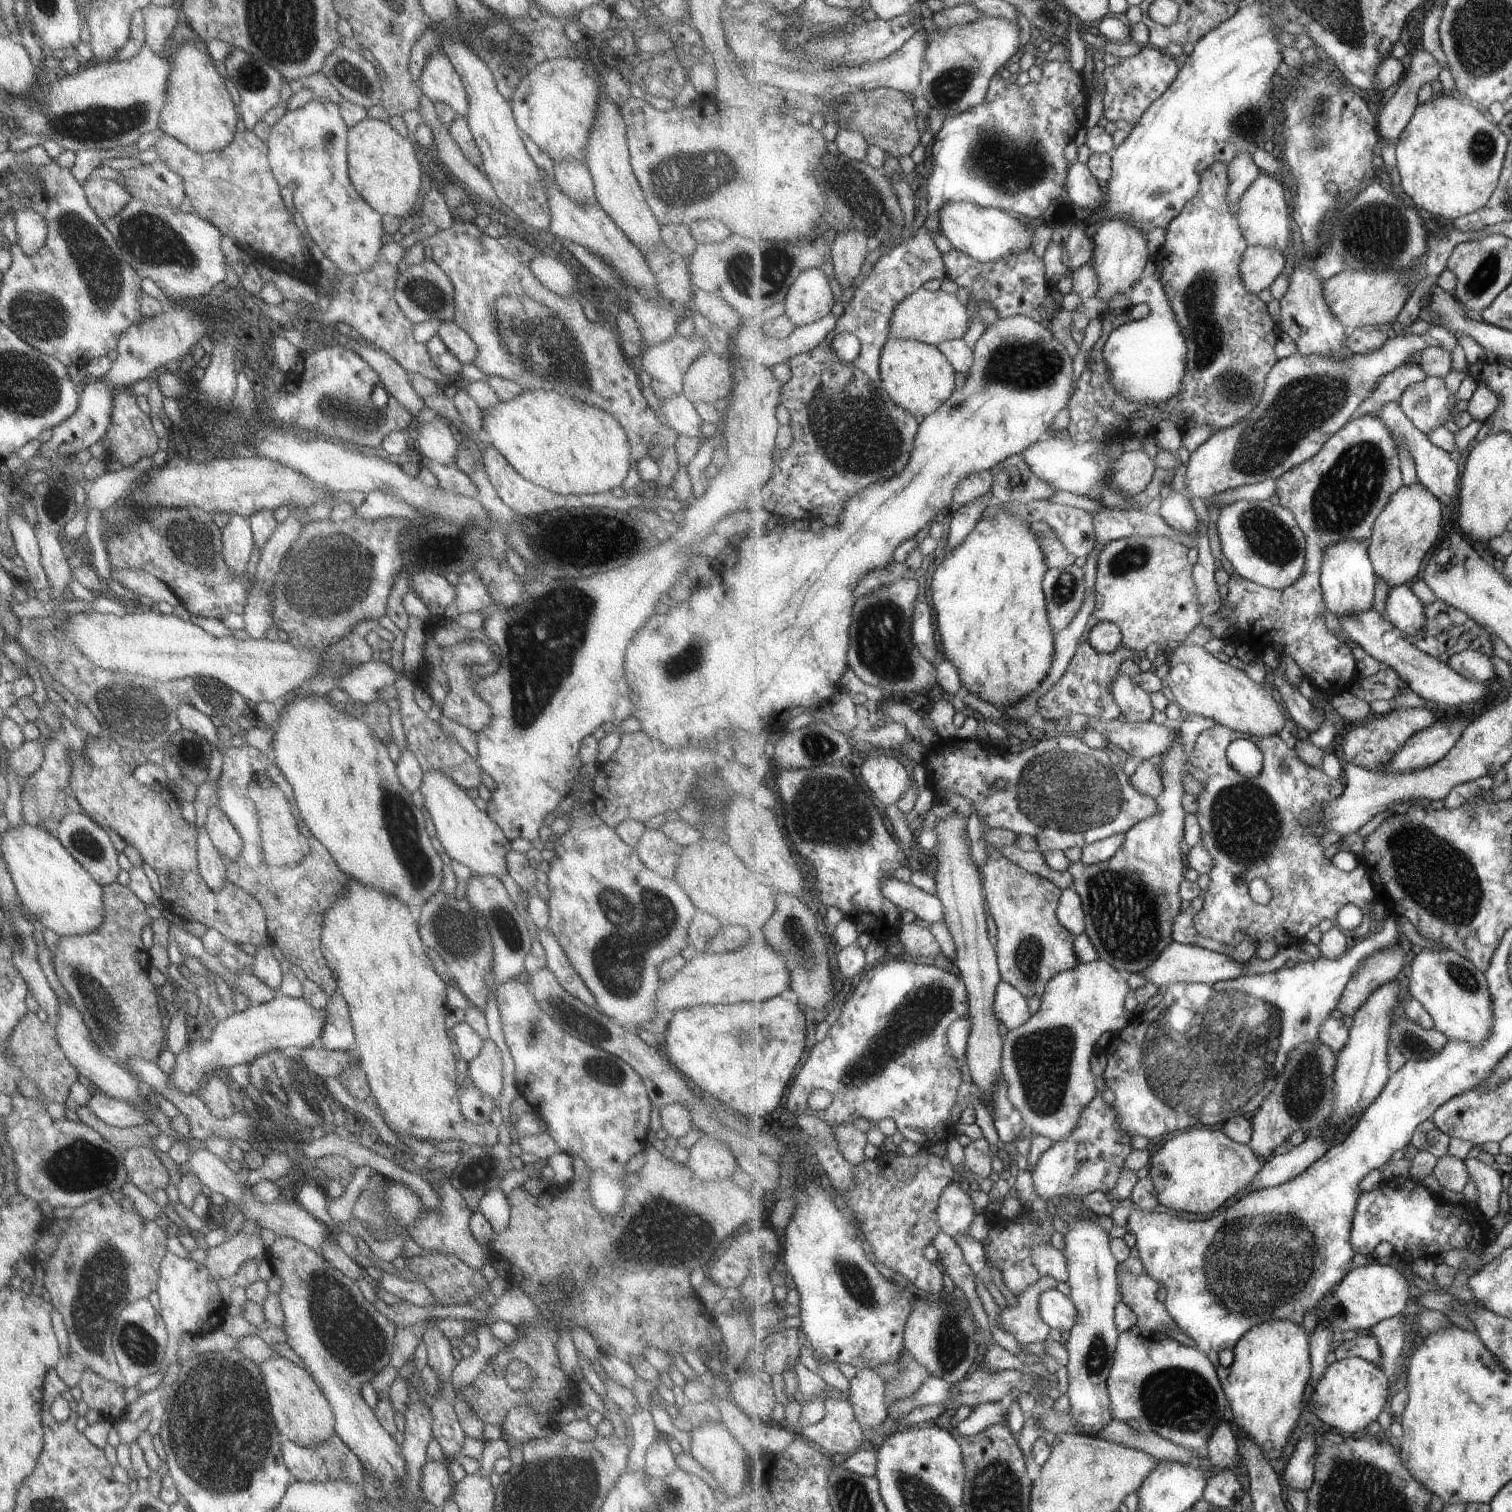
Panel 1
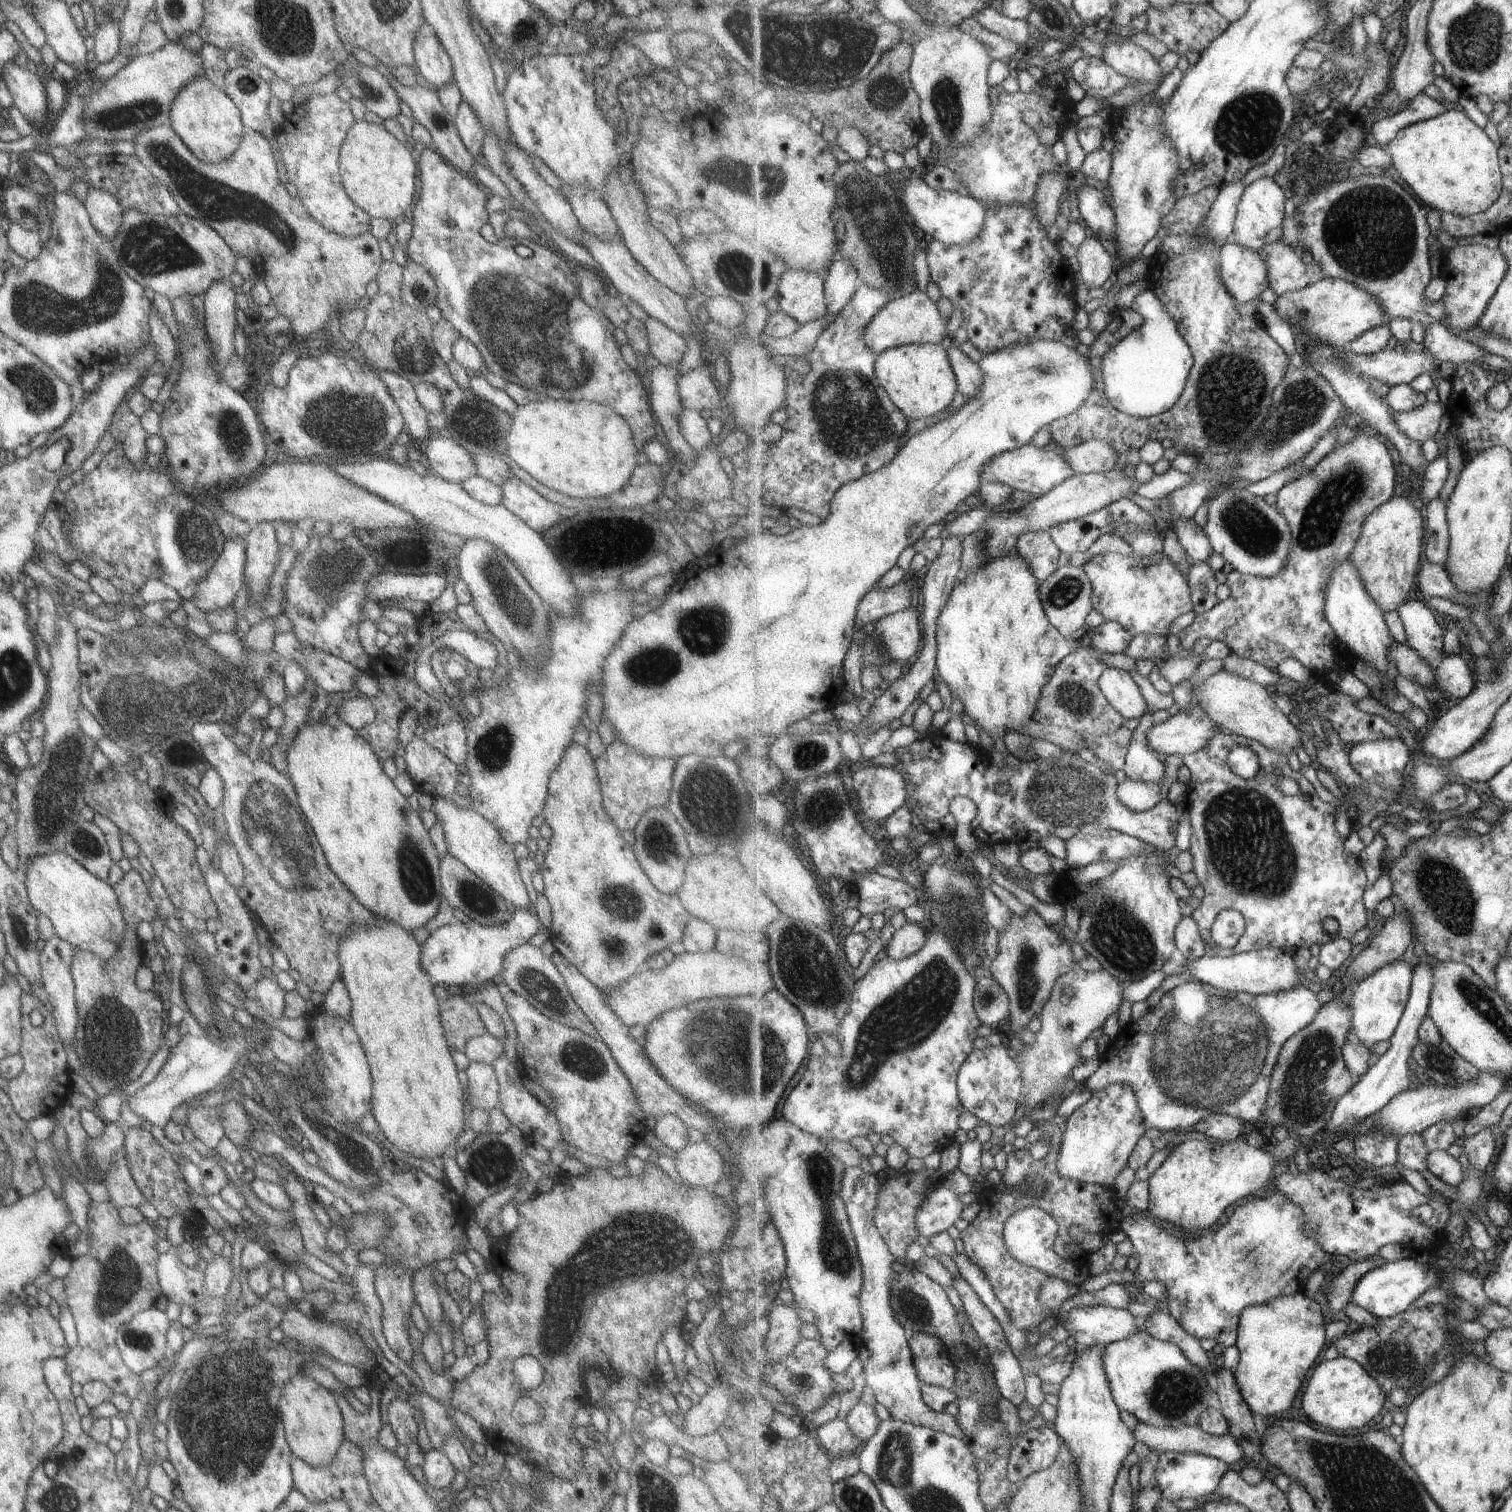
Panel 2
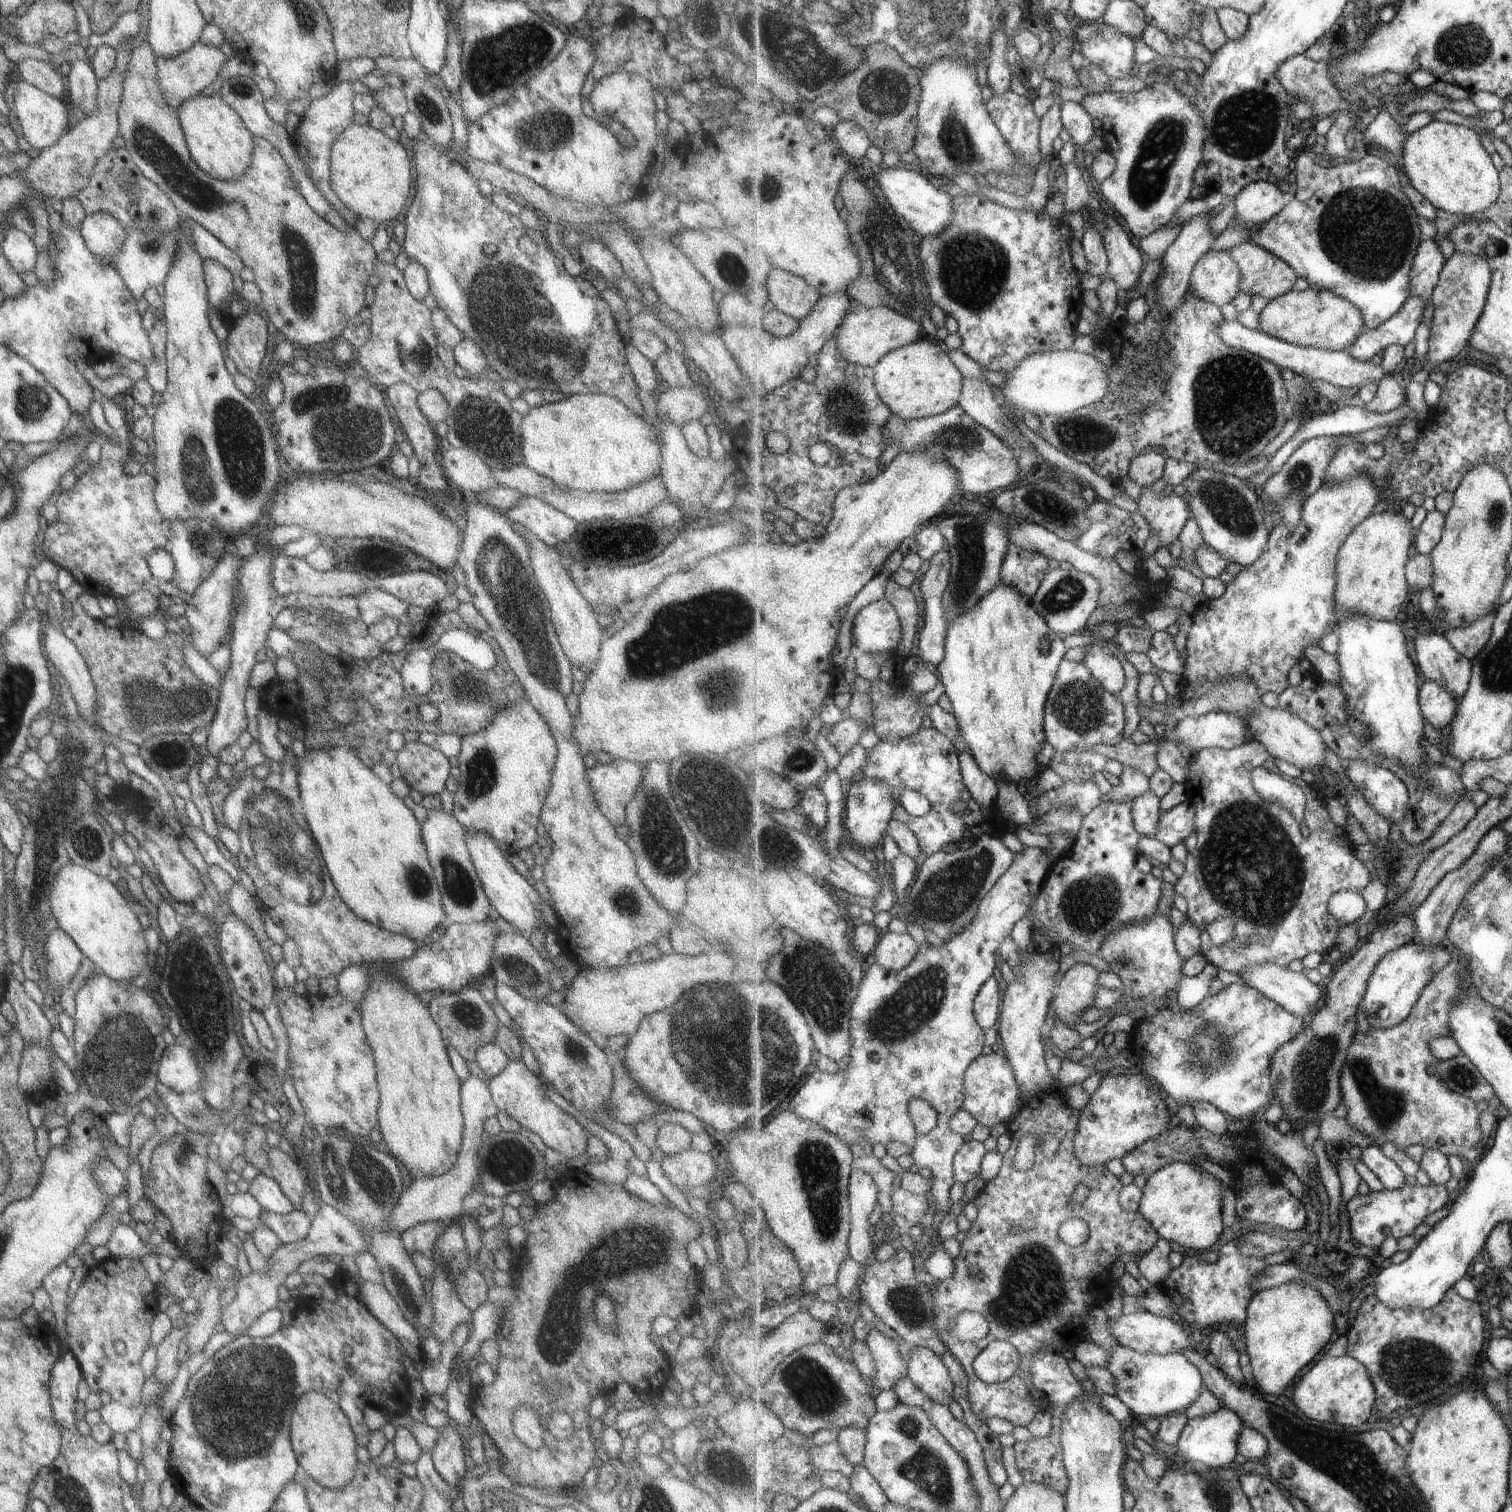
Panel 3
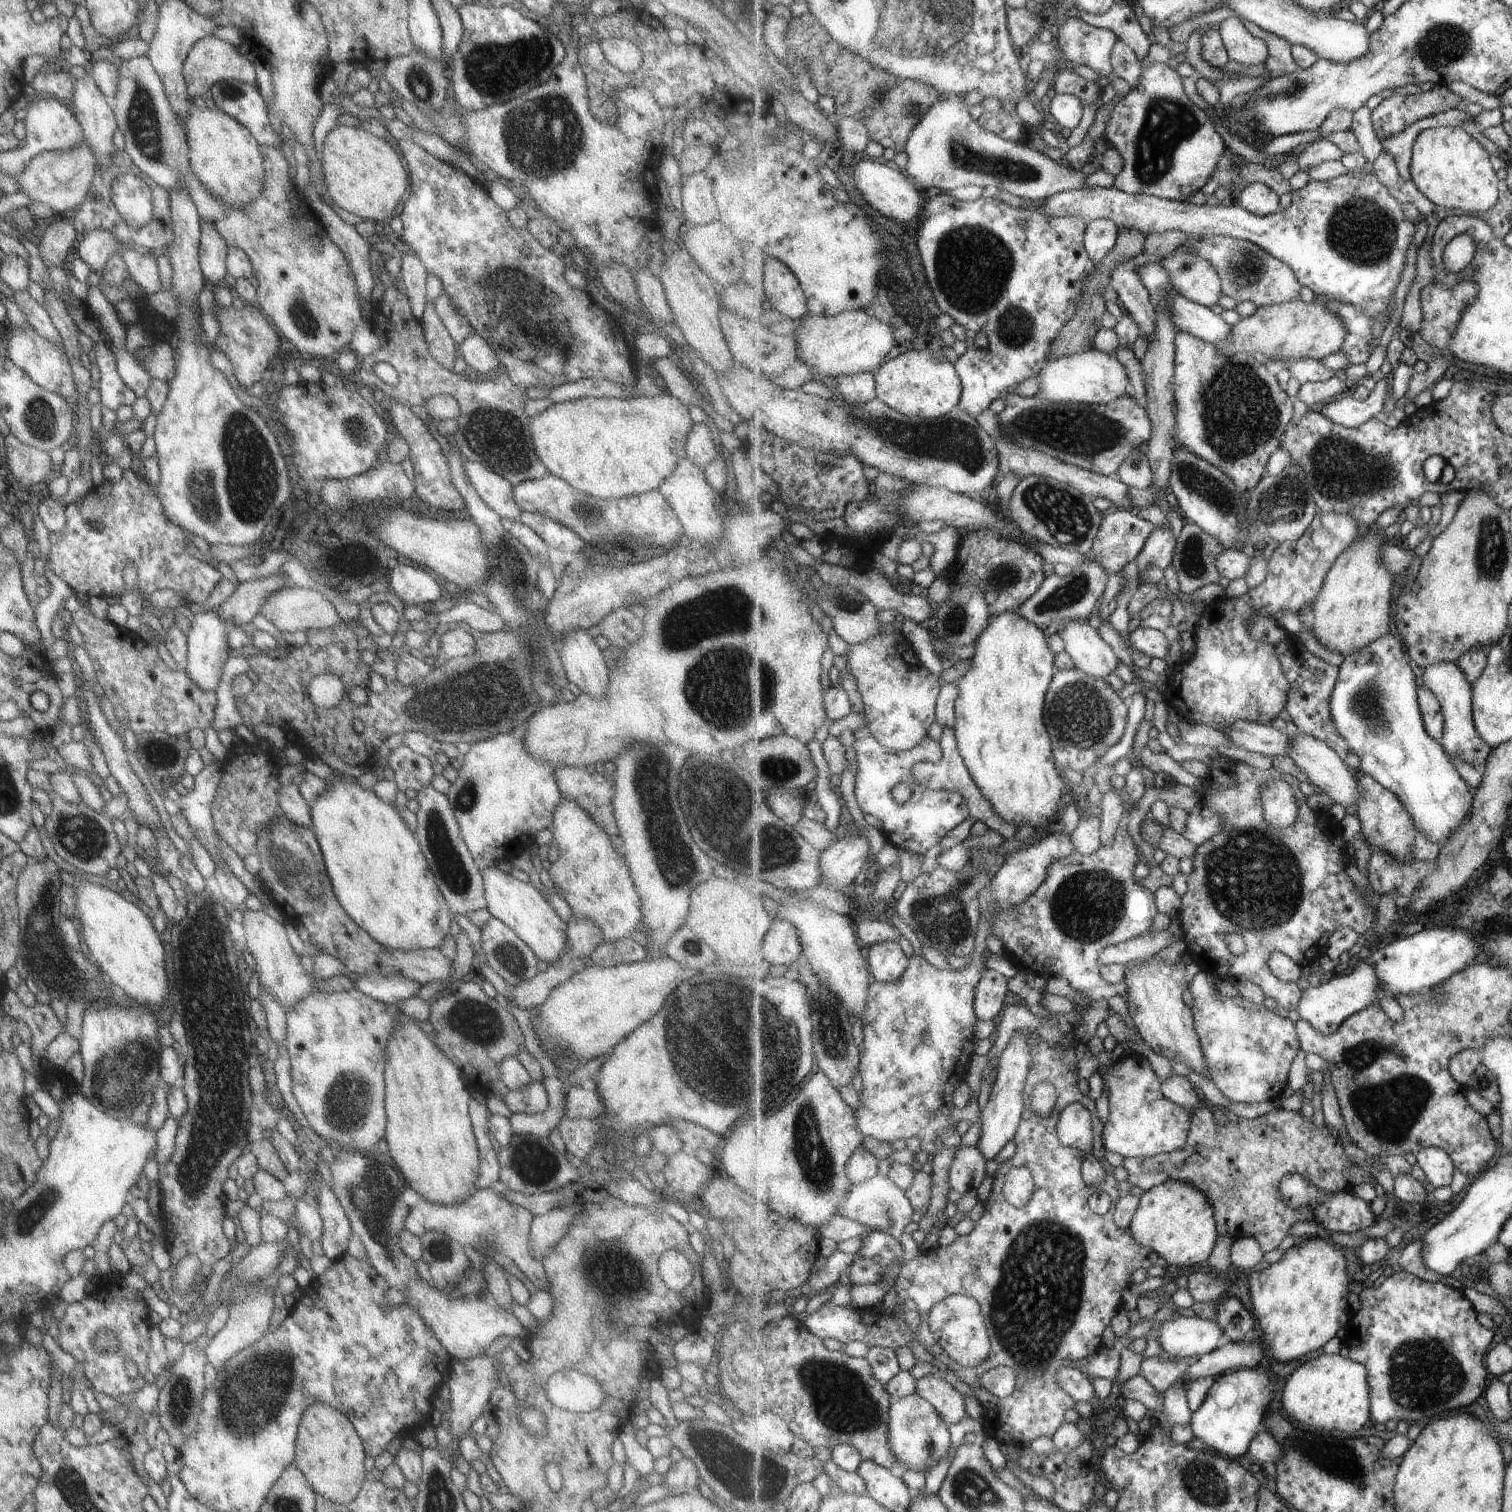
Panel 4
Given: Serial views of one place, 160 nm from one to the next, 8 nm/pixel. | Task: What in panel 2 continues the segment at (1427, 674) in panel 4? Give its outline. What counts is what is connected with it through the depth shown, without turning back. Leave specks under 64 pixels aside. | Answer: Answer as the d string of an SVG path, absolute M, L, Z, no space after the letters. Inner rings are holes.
M1406 601L1397 610L1405 627L1407 644L1419 653L1433 668L1437 667L1446 656L1444 636L1446 628L1440 622L1440 616L1426 601Z

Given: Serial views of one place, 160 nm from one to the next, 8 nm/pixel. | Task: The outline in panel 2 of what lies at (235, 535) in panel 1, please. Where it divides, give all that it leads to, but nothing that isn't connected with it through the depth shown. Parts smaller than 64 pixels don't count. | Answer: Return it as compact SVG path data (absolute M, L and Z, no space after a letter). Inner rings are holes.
M224 539L221 552L213 561L205 578L195 585L191 604L204 614L229 607L244 583L244 540Z

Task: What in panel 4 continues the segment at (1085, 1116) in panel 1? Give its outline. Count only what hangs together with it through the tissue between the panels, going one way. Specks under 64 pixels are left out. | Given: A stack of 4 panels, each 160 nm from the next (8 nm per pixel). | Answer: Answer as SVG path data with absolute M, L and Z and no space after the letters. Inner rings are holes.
M1131 1052L1117 1060L1106 1072L1104 1092L1108 1095L1109 1118L1104 1125L1105 1150L1126 1157L1154 1157L1183 1148L1188 1143L1195 1110L1168 1099L1153 1064Z

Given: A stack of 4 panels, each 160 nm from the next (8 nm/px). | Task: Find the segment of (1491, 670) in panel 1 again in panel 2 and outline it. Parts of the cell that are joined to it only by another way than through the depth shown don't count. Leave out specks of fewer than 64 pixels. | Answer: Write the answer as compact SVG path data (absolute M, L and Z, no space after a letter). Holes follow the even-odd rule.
M1447 655L1436 667L1436 680L1444 696L1449 700L1461 700L1475 688L1472 658L1463 655Z

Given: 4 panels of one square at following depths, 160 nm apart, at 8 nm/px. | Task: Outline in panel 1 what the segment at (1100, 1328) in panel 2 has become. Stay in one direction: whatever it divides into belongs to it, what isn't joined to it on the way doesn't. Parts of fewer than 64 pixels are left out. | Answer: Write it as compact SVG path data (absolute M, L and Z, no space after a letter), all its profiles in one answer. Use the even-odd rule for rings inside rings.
M1049 1289L1040 1298L1040 1313L1043 1320L1059 1331L1071 1332L1078 1317L1077 1305L1070 1295Z

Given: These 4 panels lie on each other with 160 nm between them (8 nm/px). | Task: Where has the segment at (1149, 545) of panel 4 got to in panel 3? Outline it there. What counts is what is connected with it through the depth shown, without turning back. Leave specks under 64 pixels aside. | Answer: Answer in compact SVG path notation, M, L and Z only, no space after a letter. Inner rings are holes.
M1143 487L1137 501L1137 511L1148 520L1153 536L1160 539L1159 549L1171 548L1173 540L1180 538L1187 521L1192 517L1191 509L1182 491L1164 491L1163 497L1153 494L1150 487Z

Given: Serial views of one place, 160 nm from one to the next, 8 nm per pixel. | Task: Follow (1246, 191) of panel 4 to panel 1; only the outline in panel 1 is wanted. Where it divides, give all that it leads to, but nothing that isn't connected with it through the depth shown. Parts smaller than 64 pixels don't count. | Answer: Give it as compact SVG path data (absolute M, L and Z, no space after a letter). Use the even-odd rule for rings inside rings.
M1262 172L1251 184L1240 202L1237 214L1241 230L1250 245L1261 245L1270 249L1285 250L1291 244L1291 226L1289 226L1290 206L1287 206L1285 187L1277 178Z

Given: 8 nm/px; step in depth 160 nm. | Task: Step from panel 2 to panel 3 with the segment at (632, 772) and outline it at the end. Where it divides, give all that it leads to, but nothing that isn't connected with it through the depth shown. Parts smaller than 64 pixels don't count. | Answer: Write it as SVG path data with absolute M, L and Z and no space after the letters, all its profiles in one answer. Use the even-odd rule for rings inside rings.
M625 759L584 770L597 810L613 827L624 823L624 808L635 792L643 765Z

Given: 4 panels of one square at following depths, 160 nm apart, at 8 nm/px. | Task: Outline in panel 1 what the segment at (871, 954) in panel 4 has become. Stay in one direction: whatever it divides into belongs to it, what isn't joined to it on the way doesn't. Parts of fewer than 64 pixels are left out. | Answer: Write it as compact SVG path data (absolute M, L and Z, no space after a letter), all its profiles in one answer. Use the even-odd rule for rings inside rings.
M914 923L901 924L897 936L905 949L905 953L901 955L902 958L929 956L936 959L939 954L942 954L941 946L929 927Z

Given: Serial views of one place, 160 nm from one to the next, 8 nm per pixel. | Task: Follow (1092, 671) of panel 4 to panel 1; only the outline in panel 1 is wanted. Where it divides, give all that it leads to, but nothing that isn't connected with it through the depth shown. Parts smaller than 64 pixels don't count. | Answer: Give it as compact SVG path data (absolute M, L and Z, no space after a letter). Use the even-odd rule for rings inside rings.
M1119 674L1110 690L1121 707L1125 720L1130 723L1142 723L1153 718L1156 708L1151 702L1151 694L1137 684L1133 678Z

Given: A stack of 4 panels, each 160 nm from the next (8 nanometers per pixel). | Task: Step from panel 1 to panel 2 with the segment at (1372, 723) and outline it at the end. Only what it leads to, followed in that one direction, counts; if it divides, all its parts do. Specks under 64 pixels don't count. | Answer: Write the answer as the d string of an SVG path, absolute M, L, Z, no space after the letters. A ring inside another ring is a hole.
M1402 739L1367 741L1349 747L1353 768L1367 783L1378 782L1389 789L1399 789L1405 780L1411 752Z

